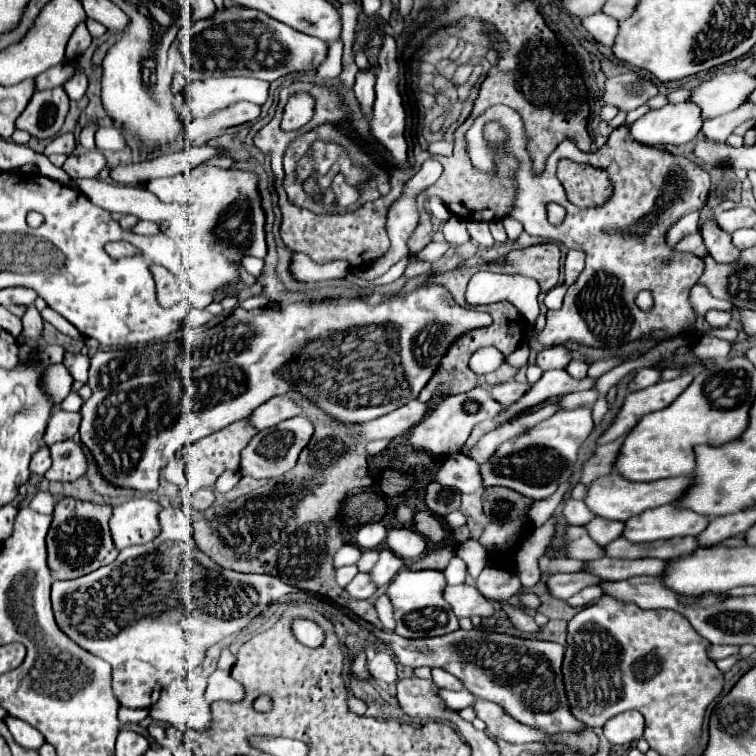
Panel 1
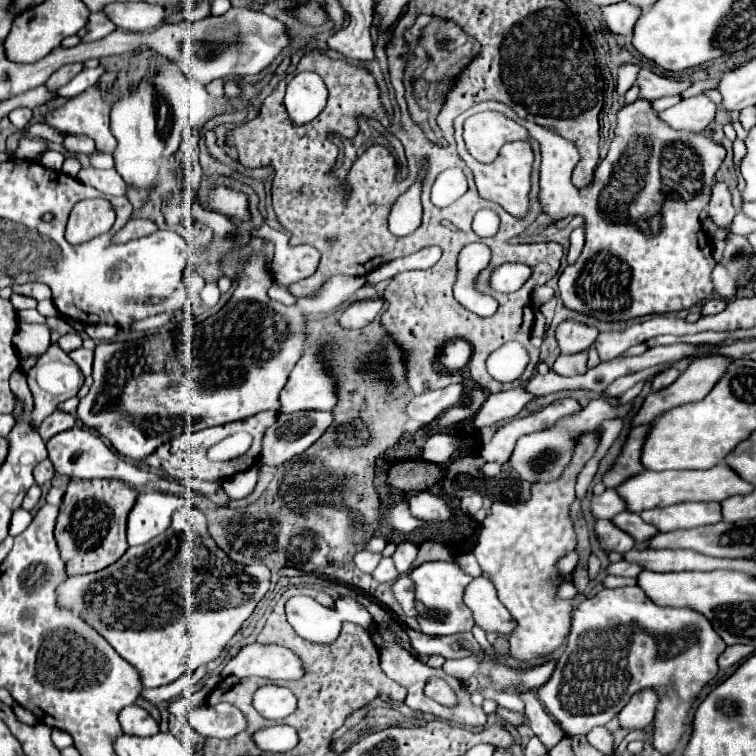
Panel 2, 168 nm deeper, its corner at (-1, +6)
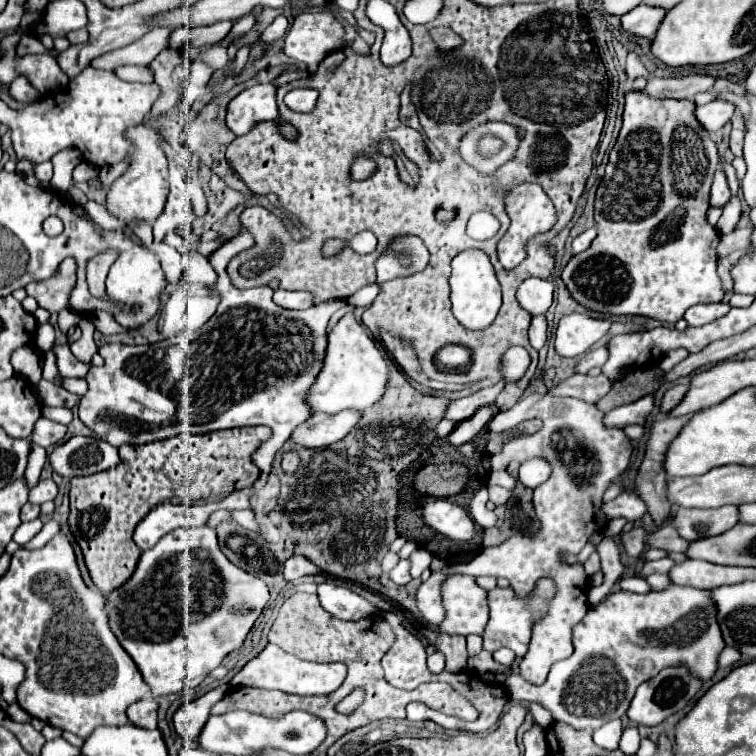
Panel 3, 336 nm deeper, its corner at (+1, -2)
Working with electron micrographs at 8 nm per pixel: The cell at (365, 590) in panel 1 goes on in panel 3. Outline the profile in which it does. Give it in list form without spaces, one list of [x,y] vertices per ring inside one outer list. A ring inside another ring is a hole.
[[[402,559],[402,561],[398,563],[398,567],[390,573],[390,577],[392,577],[392,581],[396,581],[398,585],[408,583],[408,581],[410,581],[410,563],[408,563],[408,559]]]

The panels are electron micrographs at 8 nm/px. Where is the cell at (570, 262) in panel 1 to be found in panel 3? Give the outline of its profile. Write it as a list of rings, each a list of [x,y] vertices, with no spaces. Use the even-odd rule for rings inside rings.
[[[594,227],[588,229],[588,231],[584,231],[584,233],[580,233],[580,235],[572,241],[572,251],[574,251],[574,255],[576,255],[576,253],[582,253],[584,249],[588,249],[594,237],[596,237],[596,229],[594,229]]]

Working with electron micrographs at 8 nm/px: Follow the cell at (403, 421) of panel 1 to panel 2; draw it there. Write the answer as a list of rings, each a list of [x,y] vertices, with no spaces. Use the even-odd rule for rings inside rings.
[[[450,385],[444,389],[426,391],[418,397],[412,397],[412,401],[406,405],[406,415],[408,419],[414,419],[426,425],[432,419],[436,419],[440,413],[444,413],[448,407],[454,407],[460,403],[466,403],[462,385]]]

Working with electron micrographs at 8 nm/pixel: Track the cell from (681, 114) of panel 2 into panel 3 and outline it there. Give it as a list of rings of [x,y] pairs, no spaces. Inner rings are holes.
[[[712,101],[712,103],[706,103],[702,107],[696,107],[696,117],[704,125],[706,131],[714,133],[732,119],[734,109],[736,107],[730,101]]]

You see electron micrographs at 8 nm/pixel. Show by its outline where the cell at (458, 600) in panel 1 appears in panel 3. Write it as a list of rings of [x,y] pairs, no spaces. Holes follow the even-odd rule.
[[[538,583],[534,595],[530,595],[528,599],[520,601],[516,597],[516,593],[508,587],[508,589],[492,589],[488,593],[488,605],[490,605],[490,621],[482,633],[484,637],[484,649],[486,651],[496,651],[500,647],[508,647],[512,649],[518,657],[522,657],[528,651],[528,643],[530,643],[530,635],[532,635],[532,623],[536,623],[538,619],[542,619],[548,613],[548,585]]]

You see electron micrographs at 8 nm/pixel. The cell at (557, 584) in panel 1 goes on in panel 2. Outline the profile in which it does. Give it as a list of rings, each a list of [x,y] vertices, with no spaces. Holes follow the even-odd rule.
[[[618,561],[618,563],[610,563],[604,573],[606,575],[620,575],[620,577],[636,577],[642,571],[640,565],[630,565],[628,561]]]

